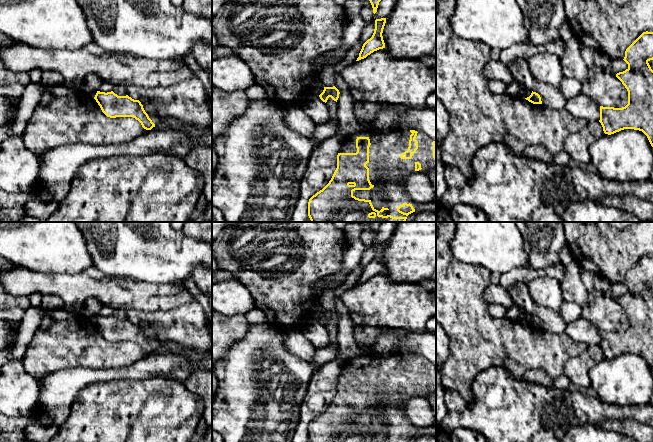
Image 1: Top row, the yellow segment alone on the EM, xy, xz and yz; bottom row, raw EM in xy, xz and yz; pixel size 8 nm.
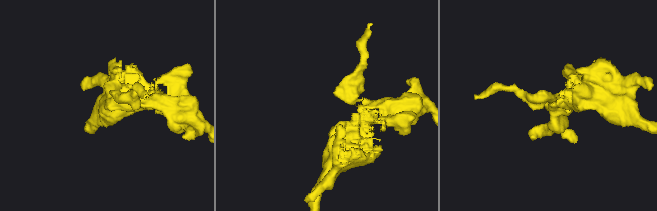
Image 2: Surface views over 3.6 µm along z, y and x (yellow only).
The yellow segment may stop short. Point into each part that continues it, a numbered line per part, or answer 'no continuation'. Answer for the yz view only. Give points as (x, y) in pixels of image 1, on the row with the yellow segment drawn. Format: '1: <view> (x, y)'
no continuation

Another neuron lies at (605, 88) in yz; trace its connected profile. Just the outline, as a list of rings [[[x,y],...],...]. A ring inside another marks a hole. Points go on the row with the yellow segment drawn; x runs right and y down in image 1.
[[[604,70],[591,73],[582,82],[580,93],[603,107],[622,108],[628,104],[628,91],[625,86],[615,75]]]

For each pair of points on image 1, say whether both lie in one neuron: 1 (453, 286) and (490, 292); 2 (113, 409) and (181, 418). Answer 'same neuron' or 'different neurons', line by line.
1: different neurons
2: same neuron

